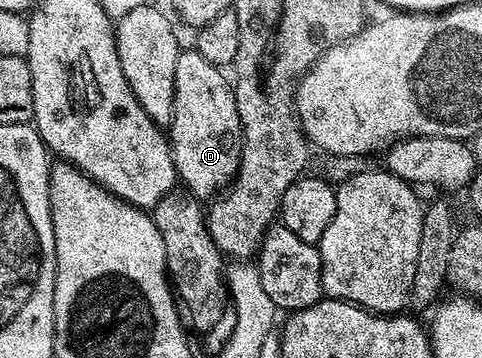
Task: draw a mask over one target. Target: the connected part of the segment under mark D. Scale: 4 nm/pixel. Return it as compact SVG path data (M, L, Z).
M183 48L180 49L179 55L177 56L177 68L175 69L175 75L173 76L173 88L175 89L175 99L173 100L174 112L171 114L171 125L169 127L169 141L171 144L171 155L175 161L175 173L177 175L178 181L183 182L188 191L196 199L211 200L216 197L220 192L227 189L231 185L234 176L237 171L239 171L239 157L241 156L241 148L243 147L243 125L239 119L239 113L237 112L237 104L235 103L235 91L233 89L232 83L229 81L228 75L227 78L222 69L213 64L209 64L209 60L205 60L205 56L201 56L199 51L194 48Z

